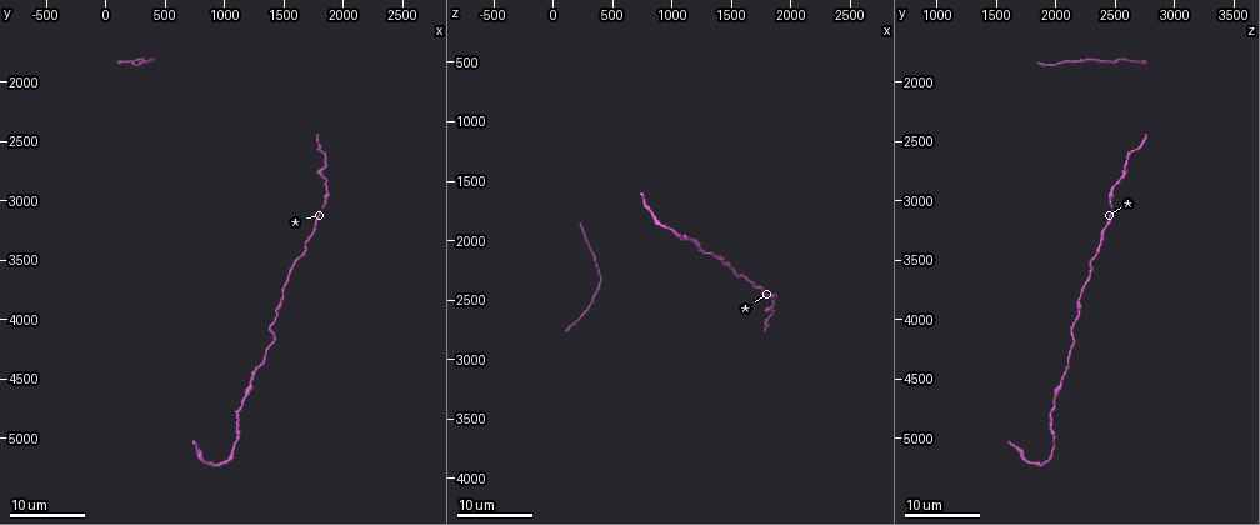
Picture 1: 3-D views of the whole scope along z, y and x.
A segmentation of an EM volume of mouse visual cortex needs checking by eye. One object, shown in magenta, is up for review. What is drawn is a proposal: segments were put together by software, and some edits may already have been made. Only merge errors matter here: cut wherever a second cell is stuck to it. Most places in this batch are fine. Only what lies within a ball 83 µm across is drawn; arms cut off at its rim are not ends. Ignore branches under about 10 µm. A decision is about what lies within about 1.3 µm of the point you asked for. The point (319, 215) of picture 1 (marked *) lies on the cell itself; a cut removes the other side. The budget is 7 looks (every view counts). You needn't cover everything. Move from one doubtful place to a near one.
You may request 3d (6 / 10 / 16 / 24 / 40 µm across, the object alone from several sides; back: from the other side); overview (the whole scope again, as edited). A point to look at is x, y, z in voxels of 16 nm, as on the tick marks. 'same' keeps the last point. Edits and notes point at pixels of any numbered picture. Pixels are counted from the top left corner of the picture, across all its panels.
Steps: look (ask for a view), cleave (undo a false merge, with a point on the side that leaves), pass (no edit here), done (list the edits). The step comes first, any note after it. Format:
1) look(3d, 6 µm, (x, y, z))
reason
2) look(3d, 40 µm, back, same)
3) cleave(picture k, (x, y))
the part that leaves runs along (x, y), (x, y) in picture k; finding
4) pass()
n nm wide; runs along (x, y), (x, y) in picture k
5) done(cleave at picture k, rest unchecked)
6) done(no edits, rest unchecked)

look(3d, 16 µm, (1700, 3360, 2400))
calibre changes

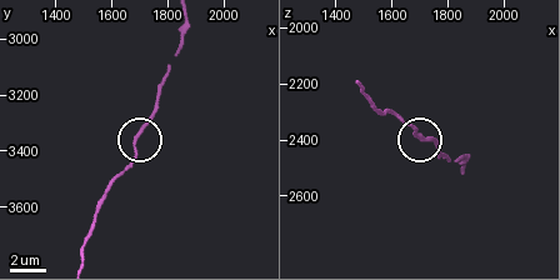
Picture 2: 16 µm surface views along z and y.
look(3d, 6 µm, (1690, 3340, 2390))

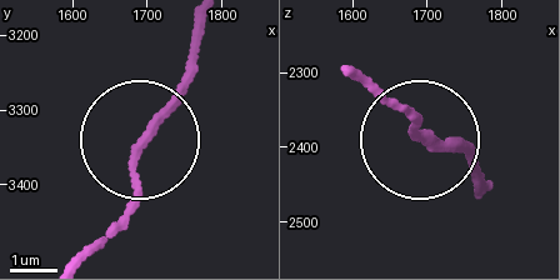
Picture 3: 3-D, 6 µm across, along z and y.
pass()
runs along (203, 29), (186, 76), (139, 136), (131, 208), (103, 240) in picture 3; one cell here

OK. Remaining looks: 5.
look(3d, 24 µm, (1440, 3980, 2220))

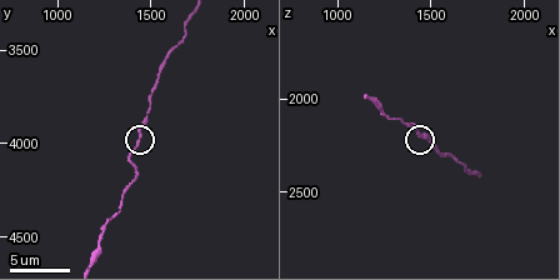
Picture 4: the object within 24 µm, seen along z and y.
look(3d, 6 µm, (1440, 3980, 2200))
closer look

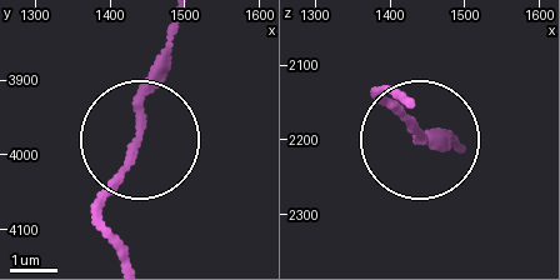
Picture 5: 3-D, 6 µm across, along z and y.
pass()
runs along (170, 29), (163, 76), (95, 228) in picture 5; one cell here

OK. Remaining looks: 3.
look(3d, 10 µm, (1220, 4520, 2060))

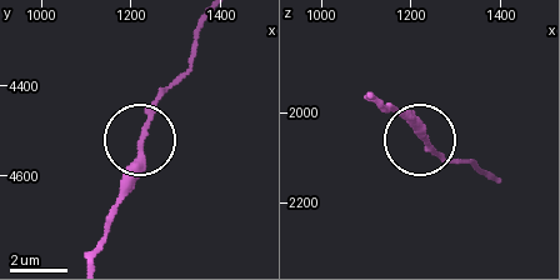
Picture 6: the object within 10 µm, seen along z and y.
look(3d, 10 µm, back, (1225, 4515, 2060))
from behind

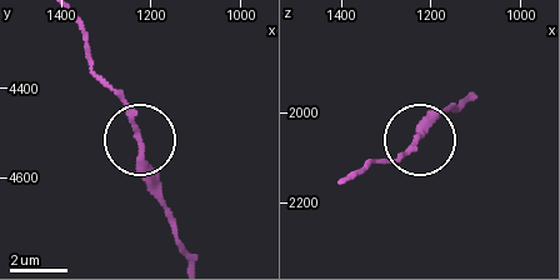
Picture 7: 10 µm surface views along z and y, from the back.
pass()
runs along (73, 20), (89, 63), (125, 106), (154, 196) in picture 7; continuous, no second cell

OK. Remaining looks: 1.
done(no edits, rest unchecked)

